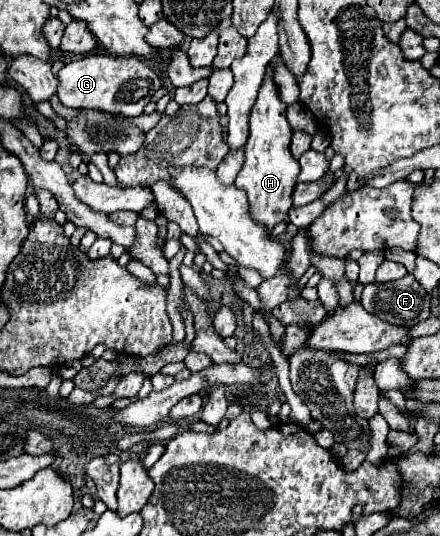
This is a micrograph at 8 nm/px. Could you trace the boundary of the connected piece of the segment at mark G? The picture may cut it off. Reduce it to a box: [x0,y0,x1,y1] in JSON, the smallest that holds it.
[58,54,162,116]

